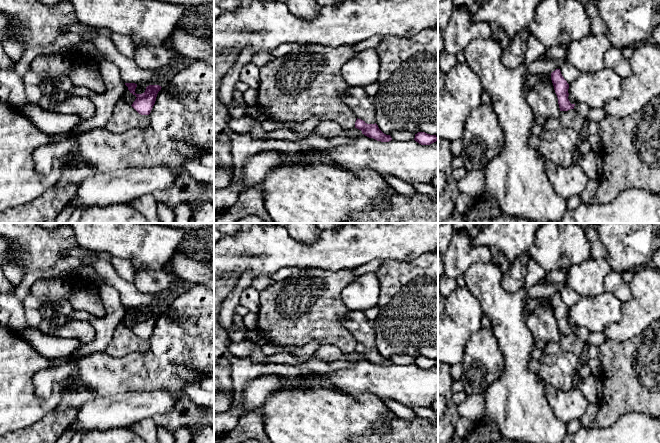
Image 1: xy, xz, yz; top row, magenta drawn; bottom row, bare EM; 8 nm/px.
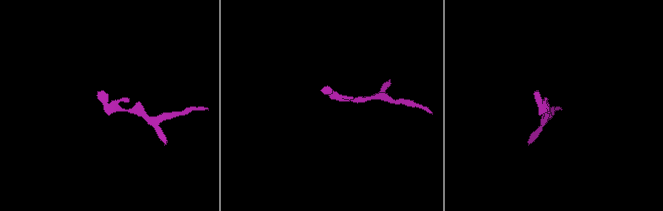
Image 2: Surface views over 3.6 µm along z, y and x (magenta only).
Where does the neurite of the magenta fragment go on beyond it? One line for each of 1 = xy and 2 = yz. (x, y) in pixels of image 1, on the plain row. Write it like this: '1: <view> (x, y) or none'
1: none
2: none

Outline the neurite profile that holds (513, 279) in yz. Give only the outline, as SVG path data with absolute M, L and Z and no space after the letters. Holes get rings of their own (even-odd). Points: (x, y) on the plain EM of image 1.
M527 254L518 257L503 273L502 285L508 292L515 293L524 287L527 267L530 258Z

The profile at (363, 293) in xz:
M375 272L357 276L341 292L341 298L350 312L363 312L378 305L380 282Z

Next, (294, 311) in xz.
M310 268L298 276L275 281L260 292L257 328L267 336L270 344L303 346L318 340L320 346L335 345L344 354L351 354L357 341L343 325L350 311L341 298L341 292L356 277L354 269L324 271Z

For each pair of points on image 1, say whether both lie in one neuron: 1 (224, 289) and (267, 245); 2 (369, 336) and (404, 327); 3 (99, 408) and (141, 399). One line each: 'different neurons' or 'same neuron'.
1: different neurons
2: different neurons
3: same neuron

